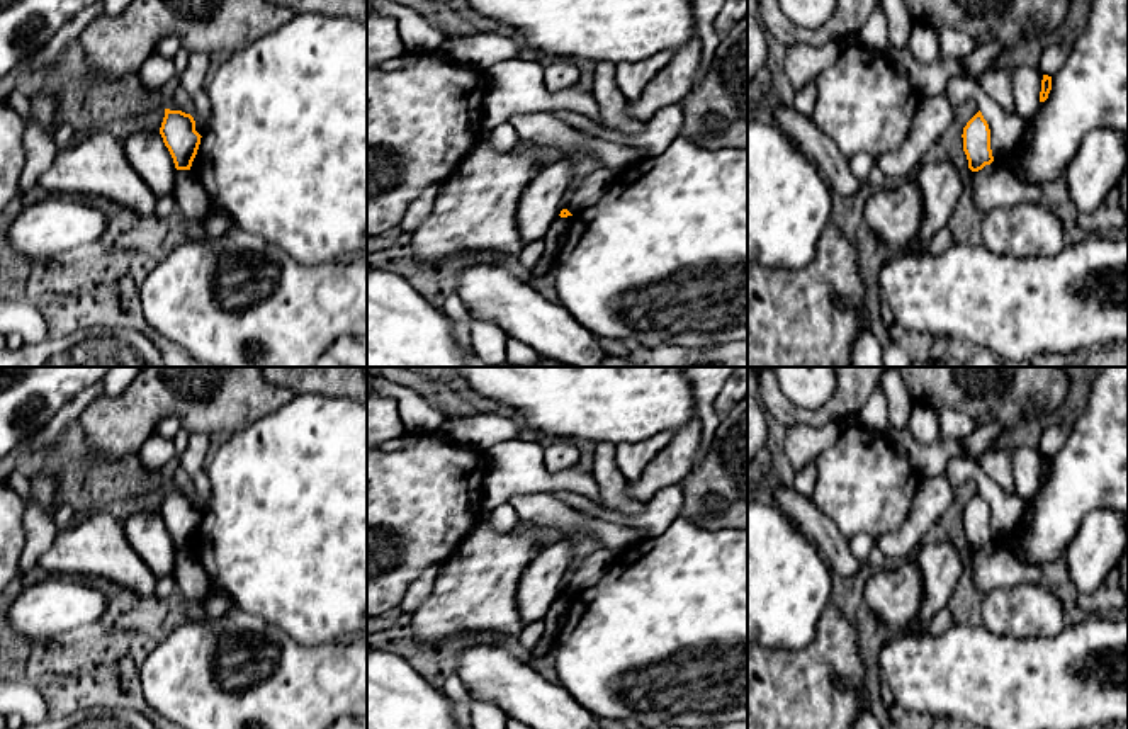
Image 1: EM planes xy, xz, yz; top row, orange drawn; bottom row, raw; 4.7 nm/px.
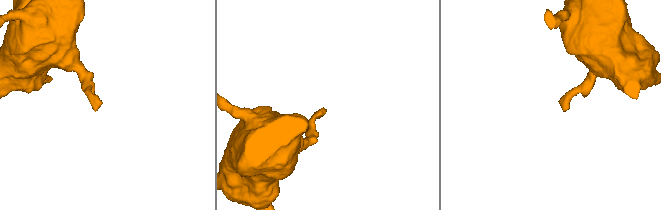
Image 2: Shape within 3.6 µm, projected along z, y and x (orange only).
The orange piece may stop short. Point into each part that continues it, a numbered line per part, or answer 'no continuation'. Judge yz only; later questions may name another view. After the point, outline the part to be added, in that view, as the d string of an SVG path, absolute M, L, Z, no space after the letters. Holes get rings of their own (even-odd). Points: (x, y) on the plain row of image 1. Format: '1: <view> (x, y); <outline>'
no continuation

